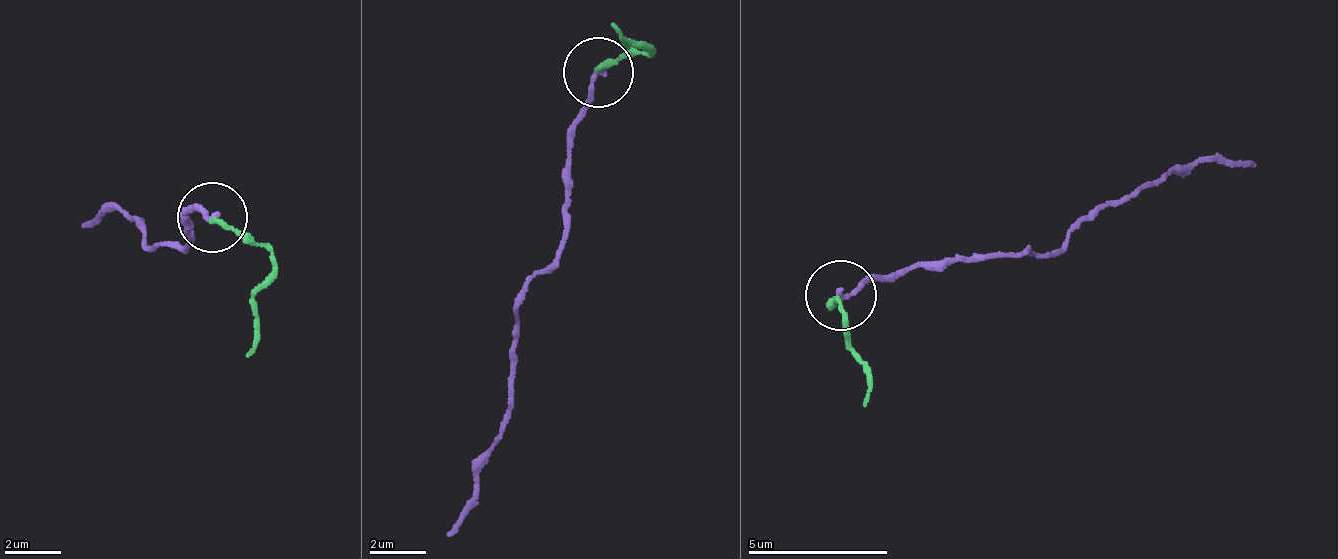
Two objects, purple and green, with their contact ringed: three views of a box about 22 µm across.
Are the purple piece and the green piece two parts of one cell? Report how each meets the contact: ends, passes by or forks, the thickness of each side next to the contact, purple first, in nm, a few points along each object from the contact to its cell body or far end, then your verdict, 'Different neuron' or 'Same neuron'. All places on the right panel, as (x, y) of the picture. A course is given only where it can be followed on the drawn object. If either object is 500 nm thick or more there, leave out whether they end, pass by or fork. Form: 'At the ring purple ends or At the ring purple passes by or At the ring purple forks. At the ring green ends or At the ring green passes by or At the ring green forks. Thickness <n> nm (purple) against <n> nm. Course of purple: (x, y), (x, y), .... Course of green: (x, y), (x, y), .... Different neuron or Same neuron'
At the ring purple ends. At the ring green ends. Thickness 190 nm (purple) against 190 nm. Course of purple: (839, 297), (913, 268), (1019, 256), (1066, 243), (1144, 184), (1205, 159), (1257, 163). Course of green: (839, 297), (833, 304), (845, 309), (855, 349), (869, 379), (863, 407). Same neuron

